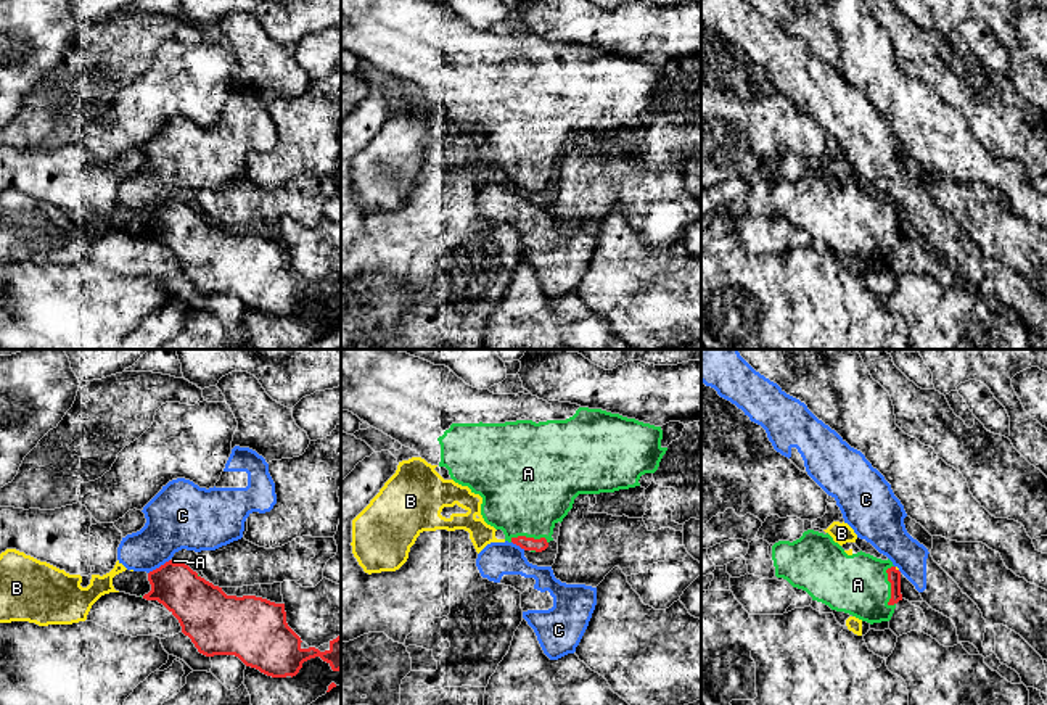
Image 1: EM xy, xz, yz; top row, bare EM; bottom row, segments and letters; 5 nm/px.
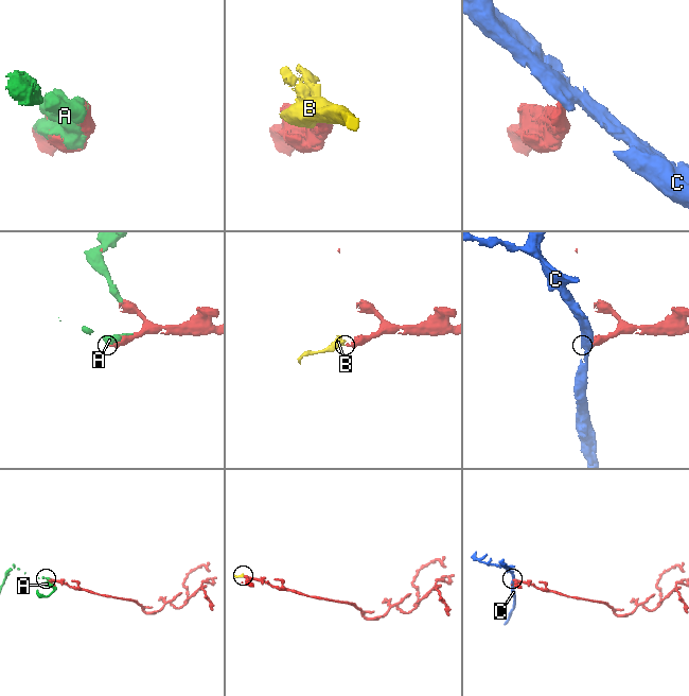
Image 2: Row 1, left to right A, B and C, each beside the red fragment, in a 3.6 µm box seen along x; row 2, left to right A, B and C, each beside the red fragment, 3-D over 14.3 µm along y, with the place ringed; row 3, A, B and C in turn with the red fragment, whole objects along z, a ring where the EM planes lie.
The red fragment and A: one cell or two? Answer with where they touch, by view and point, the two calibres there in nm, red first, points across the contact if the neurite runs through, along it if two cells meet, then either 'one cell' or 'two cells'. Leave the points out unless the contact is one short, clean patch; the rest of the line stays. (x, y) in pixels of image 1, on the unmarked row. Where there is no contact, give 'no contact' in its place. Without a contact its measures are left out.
yz (891, 224) | 60/300 nm | one cell

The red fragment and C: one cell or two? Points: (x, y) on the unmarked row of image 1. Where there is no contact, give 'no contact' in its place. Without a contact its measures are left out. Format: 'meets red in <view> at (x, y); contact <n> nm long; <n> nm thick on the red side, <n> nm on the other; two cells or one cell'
meets red in xy at (160, 206); contact 130 nm long; 240 nm thick on the red side, 300 nm on the other; two cells

